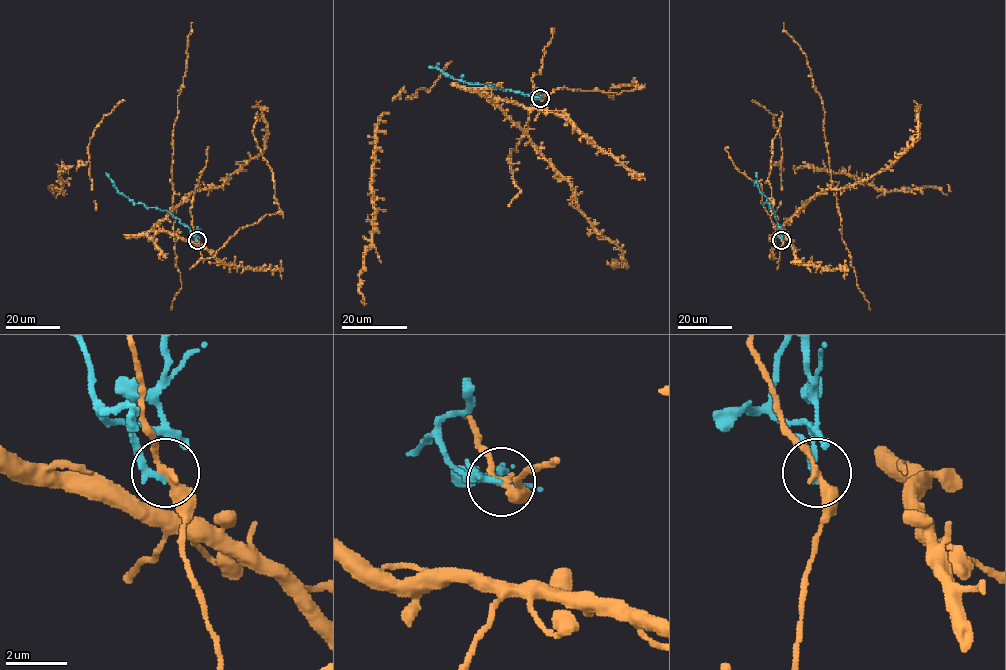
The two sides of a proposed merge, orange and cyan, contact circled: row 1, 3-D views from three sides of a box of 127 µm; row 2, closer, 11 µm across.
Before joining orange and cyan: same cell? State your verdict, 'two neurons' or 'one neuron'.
two neurons

